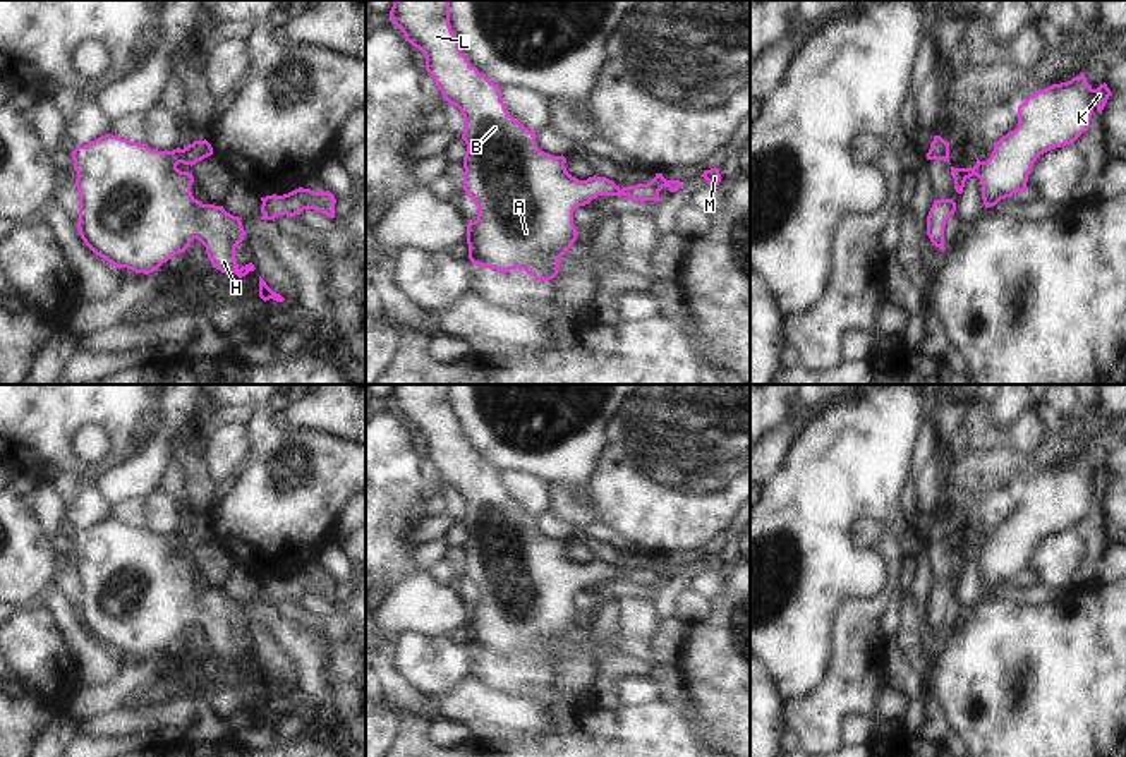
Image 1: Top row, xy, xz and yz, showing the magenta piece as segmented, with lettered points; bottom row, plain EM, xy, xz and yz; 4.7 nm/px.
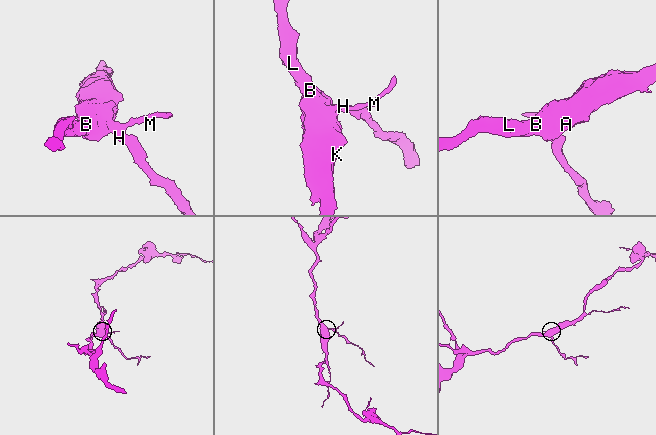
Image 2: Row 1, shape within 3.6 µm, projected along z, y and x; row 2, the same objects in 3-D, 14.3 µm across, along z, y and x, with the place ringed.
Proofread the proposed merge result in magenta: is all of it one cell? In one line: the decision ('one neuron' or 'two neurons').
one neuron

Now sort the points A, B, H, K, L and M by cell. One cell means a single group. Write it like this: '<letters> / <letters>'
A B H K L M

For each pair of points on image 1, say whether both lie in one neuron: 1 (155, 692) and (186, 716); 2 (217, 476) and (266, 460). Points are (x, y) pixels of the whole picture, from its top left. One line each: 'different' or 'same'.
1: different
2: different

